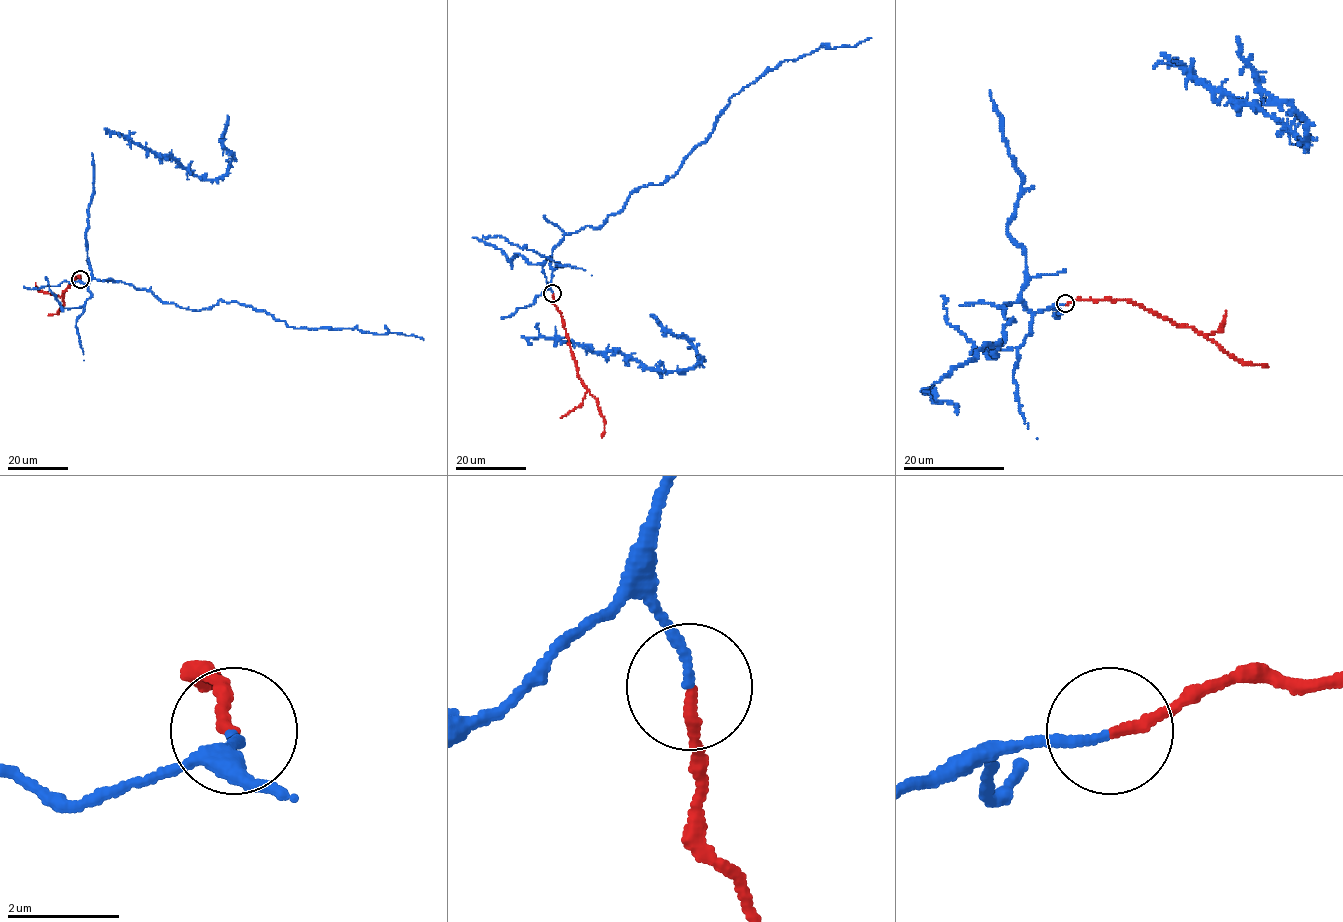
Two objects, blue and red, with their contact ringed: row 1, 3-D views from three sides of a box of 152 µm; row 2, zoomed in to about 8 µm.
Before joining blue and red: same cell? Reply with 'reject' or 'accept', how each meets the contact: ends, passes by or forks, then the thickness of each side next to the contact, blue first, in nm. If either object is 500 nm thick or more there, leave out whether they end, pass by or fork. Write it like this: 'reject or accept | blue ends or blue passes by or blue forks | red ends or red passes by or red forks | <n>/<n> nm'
accept | blue ends | red ends | 150/200 nm

